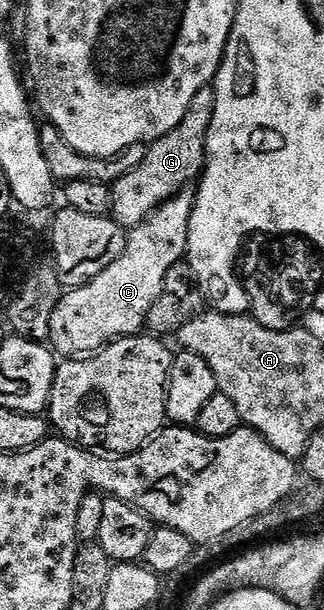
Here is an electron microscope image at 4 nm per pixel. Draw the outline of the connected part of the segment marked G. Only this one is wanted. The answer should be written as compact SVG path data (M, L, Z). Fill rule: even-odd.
M208 87L197 91L193 103L189 103L189 111L185 111L185 119L173 127L161 139L150 142L145 155L145 163L117 179L111 186L113 203L111 204L110 216L124 229L130 231L136 229L150 213L157 212L160 207L170 198L176 197L181 190L188 188L202 174L203 166L207 164L207 132L213 123L213 107L215 106L215 90Z

